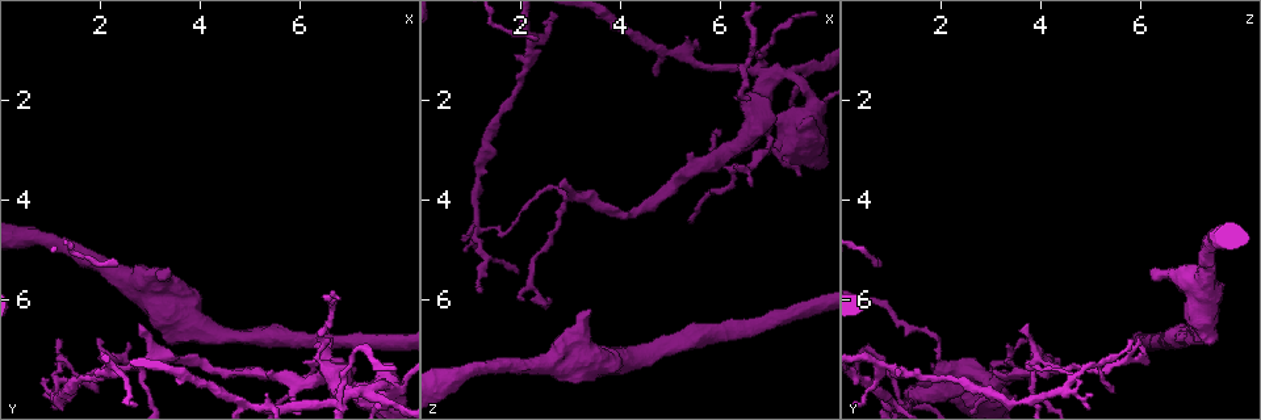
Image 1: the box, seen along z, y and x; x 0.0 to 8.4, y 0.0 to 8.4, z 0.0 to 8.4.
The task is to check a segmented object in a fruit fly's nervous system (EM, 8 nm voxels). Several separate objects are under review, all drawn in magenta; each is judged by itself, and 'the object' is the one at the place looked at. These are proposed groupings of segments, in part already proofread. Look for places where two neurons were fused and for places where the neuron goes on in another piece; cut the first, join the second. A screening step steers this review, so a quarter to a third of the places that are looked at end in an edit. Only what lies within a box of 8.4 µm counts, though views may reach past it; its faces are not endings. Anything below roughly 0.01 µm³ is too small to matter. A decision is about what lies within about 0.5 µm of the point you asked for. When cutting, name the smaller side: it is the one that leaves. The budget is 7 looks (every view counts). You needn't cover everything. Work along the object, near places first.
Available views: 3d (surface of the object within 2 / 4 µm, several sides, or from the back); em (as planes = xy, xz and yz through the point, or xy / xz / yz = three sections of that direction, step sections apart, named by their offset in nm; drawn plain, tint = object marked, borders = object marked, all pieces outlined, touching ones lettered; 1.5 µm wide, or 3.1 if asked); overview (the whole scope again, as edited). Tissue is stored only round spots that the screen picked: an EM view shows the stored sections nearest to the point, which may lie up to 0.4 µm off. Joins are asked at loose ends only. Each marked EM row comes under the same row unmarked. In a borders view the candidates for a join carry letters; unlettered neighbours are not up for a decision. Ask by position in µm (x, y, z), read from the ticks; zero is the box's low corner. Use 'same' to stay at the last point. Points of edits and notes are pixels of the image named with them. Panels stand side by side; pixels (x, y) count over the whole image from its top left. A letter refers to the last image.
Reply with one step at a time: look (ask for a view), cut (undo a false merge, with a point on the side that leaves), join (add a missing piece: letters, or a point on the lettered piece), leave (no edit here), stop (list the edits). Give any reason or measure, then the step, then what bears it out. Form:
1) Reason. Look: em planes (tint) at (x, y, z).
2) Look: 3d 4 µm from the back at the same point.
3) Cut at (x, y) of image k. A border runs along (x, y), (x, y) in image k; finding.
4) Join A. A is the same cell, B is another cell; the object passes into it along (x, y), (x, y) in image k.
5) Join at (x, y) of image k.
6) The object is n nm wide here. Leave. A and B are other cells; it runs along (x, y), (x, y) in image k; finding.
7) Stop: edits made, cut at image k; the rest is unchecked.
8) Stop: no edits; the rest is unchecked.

Sharp bend. Look: 3d 2 µm at (7.00, 7.10, 0.65).

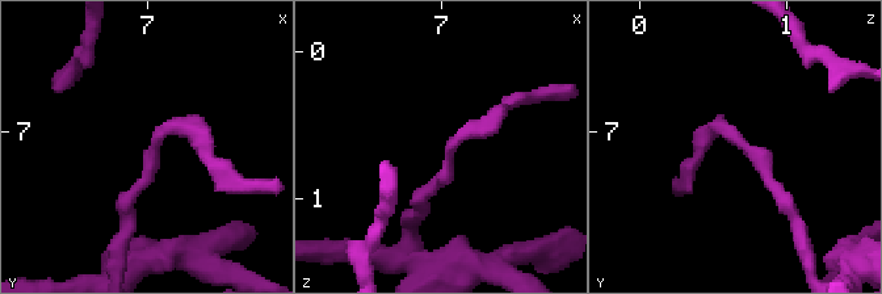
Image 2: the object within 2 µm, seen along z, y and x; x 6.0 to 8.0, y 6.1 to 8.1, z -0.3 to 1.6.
Need the tissue. Look: em xz step 8 (borders) at (7.04, 7.08, 0.72).

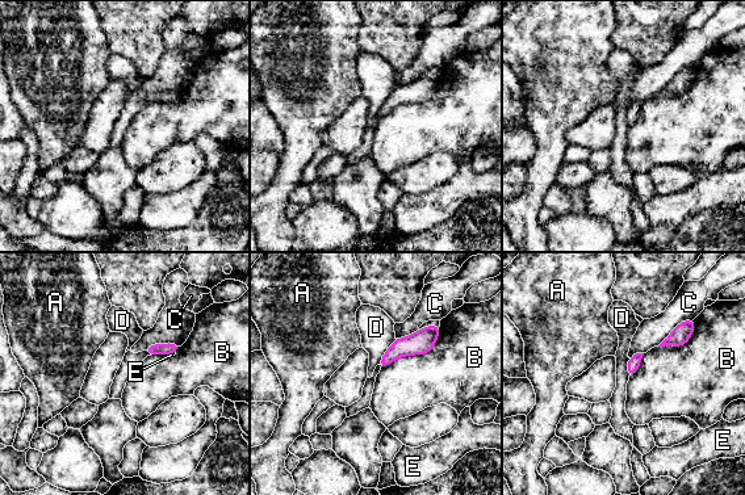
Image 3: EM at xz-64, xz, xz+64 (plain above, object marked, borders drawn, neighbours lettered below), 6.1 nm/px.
Another direction. Look: em planes (borders) at the same point.

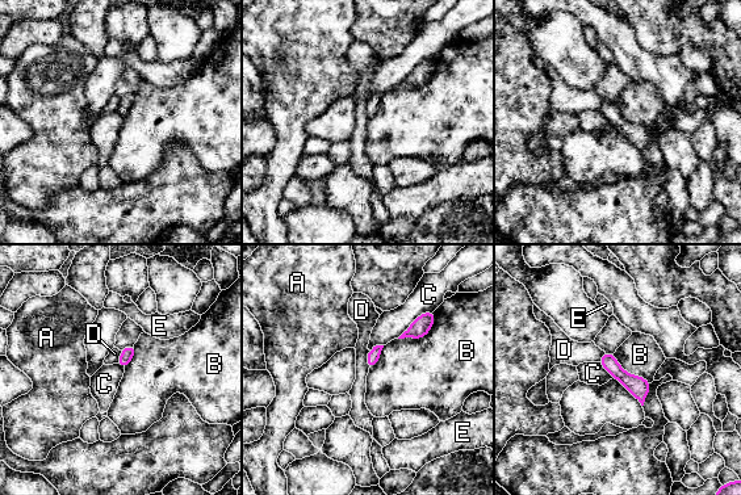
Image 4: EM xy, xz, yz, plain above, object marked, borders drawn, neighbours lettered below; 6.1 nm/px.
The object is 80 nm wide here. Leave. A, B, C, D and E are other cells; a border runs along (369, 351), (367, 355), (368, 369) in image 4; all the same neuron.

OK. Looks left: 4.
Four or more arms meet. Look: 3d 4 µm at (2.90, 7.15, 3.90).

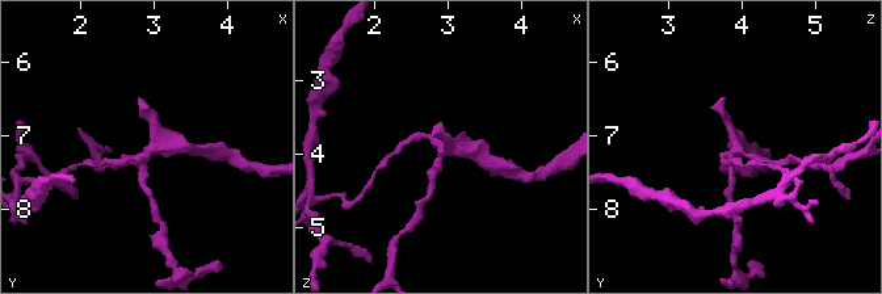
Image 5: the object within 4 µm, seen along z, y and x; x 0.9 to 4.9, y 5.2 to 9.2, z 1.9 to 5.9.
Look: em planes (tint) at (2.95, 7.15, 3.90).

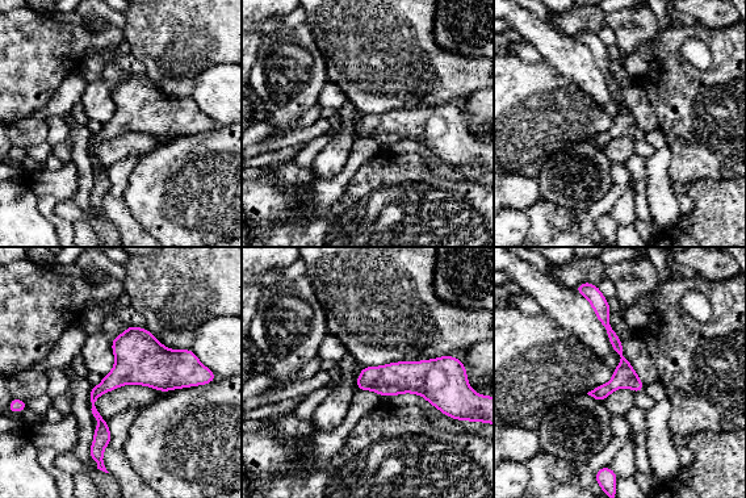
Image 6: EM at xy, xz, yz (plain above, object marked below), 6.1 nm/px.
See the neighbours. Look: em planes (borders) at the same point.

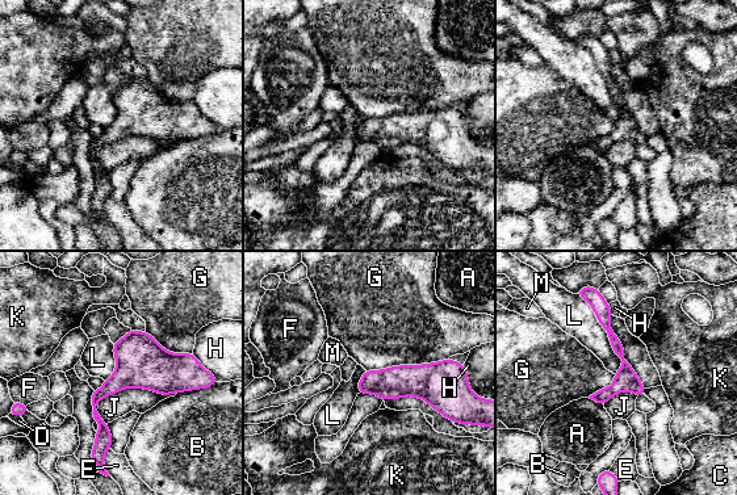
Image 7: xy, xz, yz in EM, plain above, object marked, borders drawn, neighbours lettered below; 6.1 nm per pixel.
The object is 140 nm wide here. Leave. A, B, C, D, E, F, G, H, J, K, L and M are other cells; a border runs along (580, 296), (622, 361), (615, 373) in image 7; all the same neuron.

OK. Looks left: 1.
Branch stops here. Look: em planes (borders) at (3.40, 5.40, 6.25).

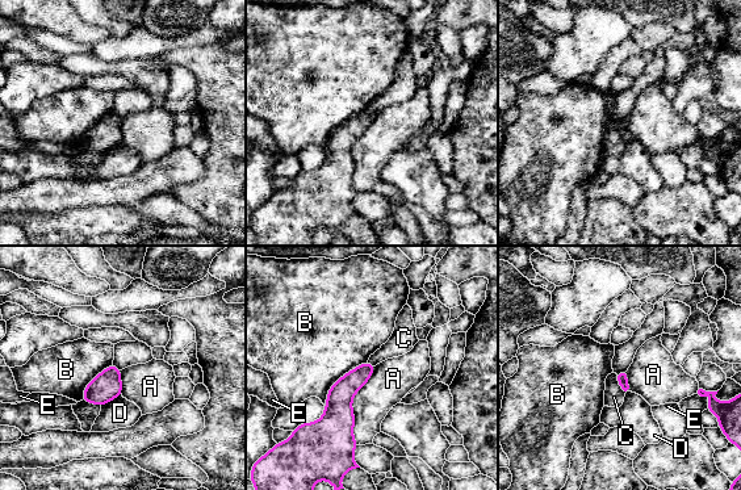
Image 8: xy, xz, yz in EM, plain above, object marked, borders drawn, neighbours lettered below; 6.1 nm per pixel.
The longest contact is with A, 500 nm. Leave. A, B, C, D and E are other cells; a border runs along (376, 365), (352, 398), (358, 444) in image 8; no lettered piece goes on from it.

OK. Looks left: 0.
Stop: no edits; the rest is unchecked.

